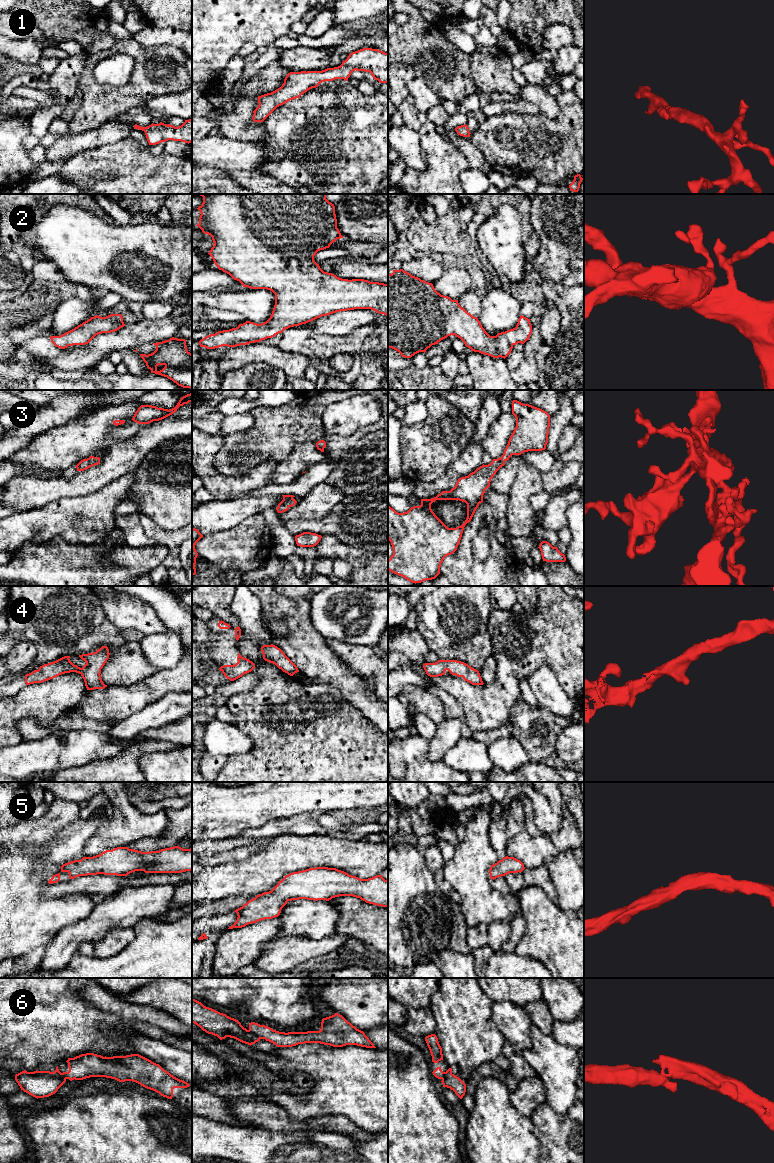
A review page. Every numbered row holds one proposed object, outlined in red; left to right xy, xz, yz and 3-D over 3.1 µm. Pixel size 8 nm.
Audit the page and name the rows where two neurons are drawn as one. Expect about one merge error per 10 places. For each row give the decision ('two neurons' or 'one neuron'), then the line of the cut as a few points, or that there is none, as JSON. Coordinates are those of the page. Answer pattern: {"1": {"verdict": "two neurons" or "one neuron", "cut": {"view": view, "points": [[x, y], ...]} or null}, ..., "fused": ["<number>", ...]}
{"1": {"verdict": "one neuron", "cut": null}, "2": {"verdict": "one neuron", "cut": null}, "3": {"verdict": "one neuron", "cut": null}, "4": {"verdict": "one neuron", "cut": null}, "5": {"verdict": "one neuron", "cut": null}, "6": {"verdict": "two neurons", "cut": {"view": "xz", "points": [[248, 1030], [261, 1038]]}}, "fused": ["6"]}

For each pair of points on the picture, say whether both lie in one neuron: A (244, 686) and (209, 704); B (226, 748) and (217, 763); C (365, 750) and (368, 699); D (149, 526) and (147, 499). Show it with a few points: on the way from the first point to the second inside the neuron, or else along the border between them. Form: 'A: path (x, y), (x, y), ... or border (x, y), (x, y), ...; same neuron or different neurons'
A: path (235, 687), (227, 690), (218, 699); same neuron
B: border (206, 751), (211, 755), (224, 755), (227, 757); different neurons
C: border (349, 703), (355, 706), (377, 728); different neurons
D: border (140, 513), (168, 529); different neurons

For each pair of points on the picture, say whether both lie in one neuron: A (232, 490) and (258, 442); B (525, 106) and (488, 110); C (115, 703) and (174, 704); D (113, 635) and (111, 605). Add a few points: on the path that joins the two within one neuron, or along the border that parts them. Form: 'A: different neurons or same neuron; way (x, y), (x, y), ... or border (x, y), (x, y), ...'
A: different neurons; border (259, 463), (239, 476), (225, 476), (217, 470)
B: same neuron; way (516, 106), (497, 108)
C: different neurons; border (171, 693), (161, 696), (129, 715)
D: different neurons; border (101, 603), (105, 616), (121, 630)

